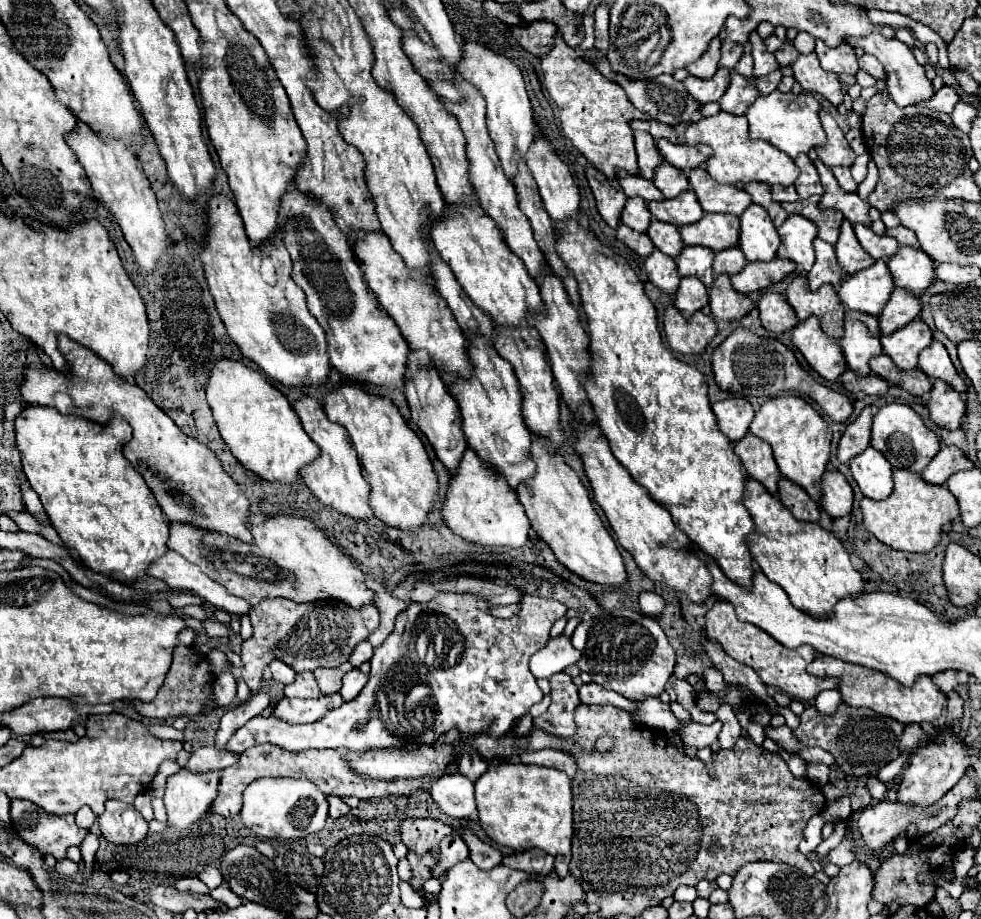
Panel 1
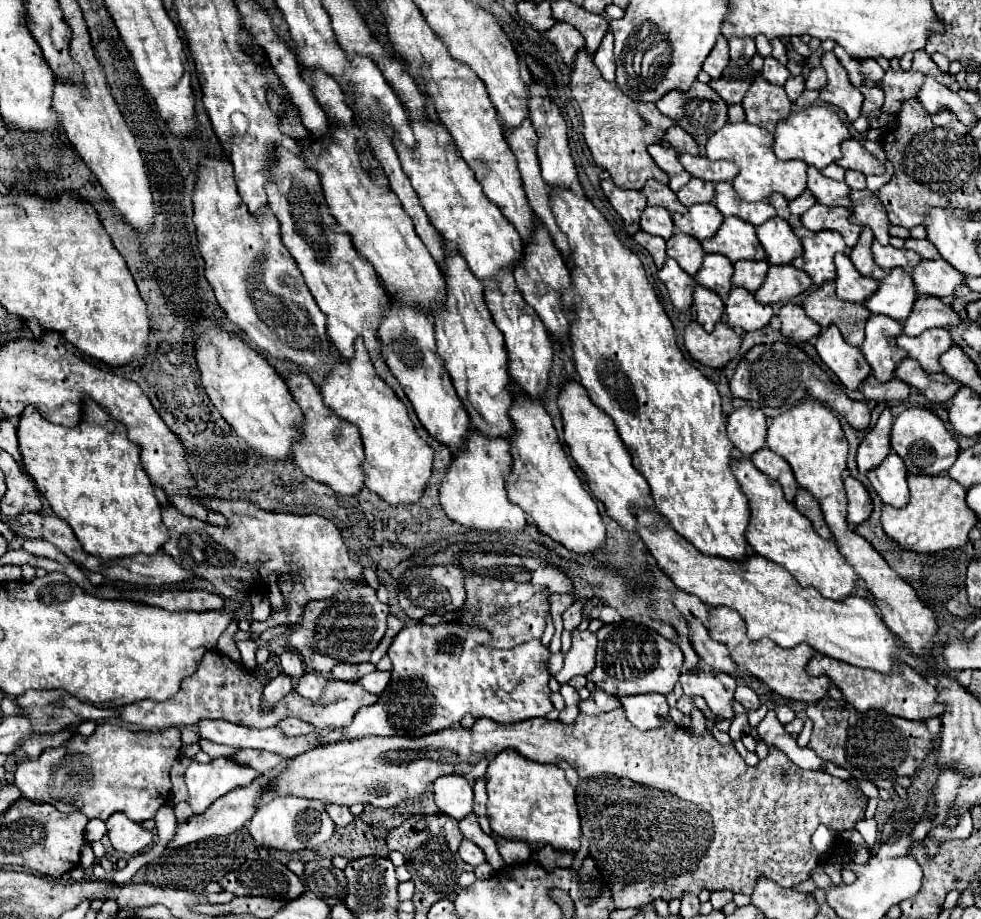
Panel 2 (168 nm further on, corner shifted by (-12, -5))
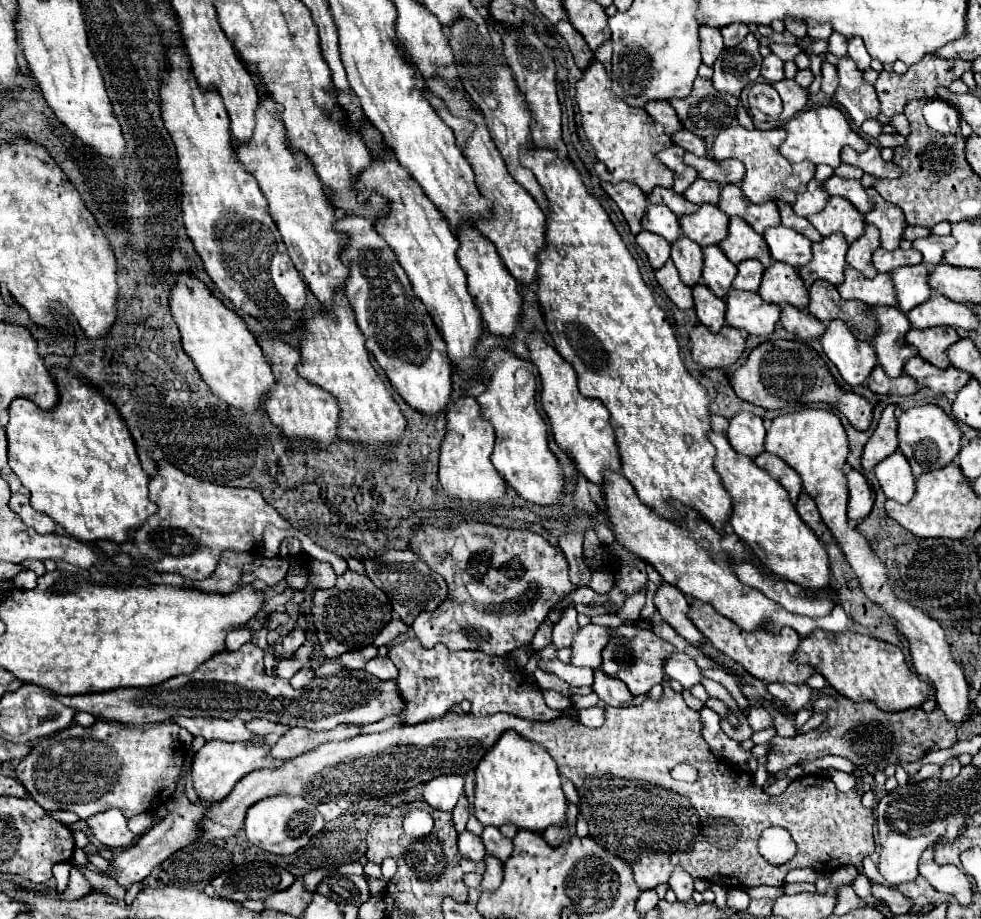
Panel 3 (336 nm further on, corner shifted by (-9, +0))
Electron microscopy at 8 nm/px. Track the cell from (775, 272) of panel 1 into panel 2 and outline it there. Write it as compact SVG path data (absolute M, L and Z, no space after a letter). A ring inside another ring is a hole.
M771 265L763 281L763 287L759 287L759 291L755 291L753 295L759 303L773 305L773 303L791 301L809 287L811 279L805 271L795 269L793 265Z

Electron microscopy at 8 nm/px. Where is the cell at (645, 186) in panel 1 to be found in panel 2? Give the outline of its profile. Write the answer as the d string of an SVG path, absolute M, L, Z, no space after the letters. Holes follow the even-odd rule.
M647 181L647 185L643 187L643 193L647 195L647 205L665 207L671 213L685 213L685 211L689 211L685 205L679 203L677 195L667 185L663 185L663 183Z

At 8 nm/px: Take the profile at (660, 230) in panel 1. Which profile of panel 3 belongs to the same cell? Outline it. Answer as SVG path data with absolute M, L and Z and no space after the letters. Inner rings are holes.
M680 236L672 244L672 260L674 260L684 284L694 286L696 282L700 282L700 276L702 276L702 248L696 246L696 242L692 242L686 236Z

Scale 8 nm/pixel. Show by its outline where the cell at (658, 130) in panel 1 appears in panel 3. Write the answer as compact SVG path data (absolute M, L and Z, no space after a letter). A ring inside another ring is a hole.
M678 130L676 134L672 134L672 142L676 146L682 146L686 152L692 152L696 156L704 156L706 154L706 144L702 138L694 136L692 132L688 130Z

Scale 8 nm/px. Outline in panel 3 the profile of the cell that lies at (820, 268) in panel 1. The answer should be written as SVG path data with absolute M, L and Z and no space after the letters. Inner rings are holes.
M846 266L844 282L838 286L844 300L860 300L868 306L896 306L896 294L892 290L890 274L878 274L876 278L866 278L858 270Z

